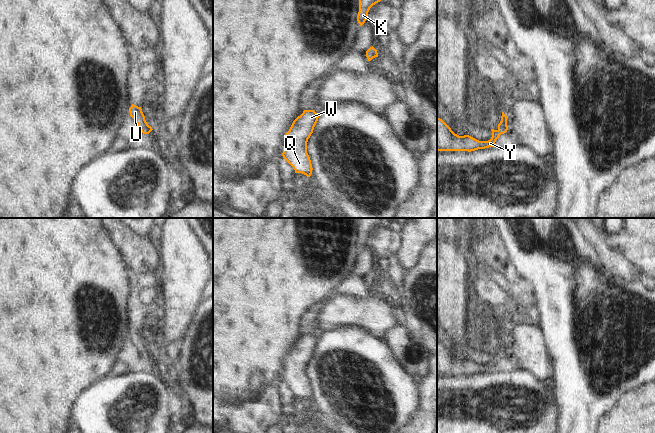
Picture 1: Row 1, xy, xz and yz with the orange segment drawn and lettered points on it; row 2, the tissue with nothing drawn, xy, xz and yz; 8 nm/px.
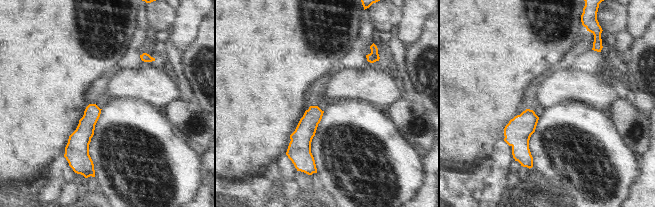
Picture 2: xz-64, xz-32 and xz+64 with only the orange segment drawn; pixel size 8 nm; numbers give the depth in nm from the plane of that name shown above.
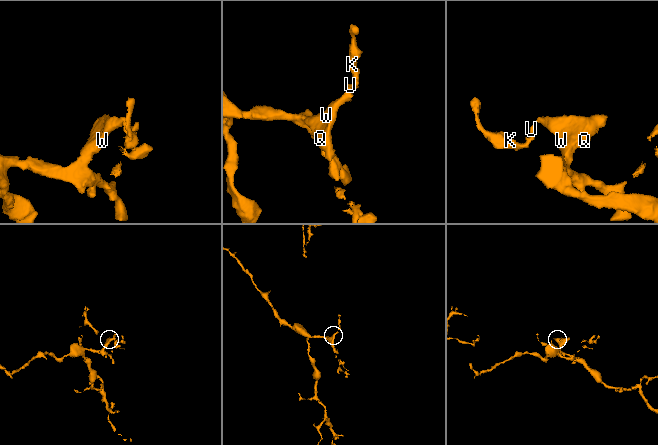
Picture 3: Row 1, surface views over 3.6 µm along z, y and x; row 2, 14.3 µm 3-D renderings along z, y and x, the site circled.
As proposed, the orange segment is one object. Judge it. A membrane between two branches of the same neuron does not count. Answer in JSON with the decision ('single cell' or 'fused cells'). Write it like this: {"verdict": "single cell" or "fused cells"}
{"verdict": "single cell"}

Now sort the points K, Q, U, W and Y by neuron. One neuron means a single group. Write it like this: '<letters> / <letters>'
K Q U W Y

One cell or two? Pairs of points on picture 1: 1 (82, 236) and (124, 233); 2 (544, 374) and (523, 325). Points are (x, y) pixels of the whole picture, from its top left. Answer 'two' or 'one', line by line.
1: two
2: one

